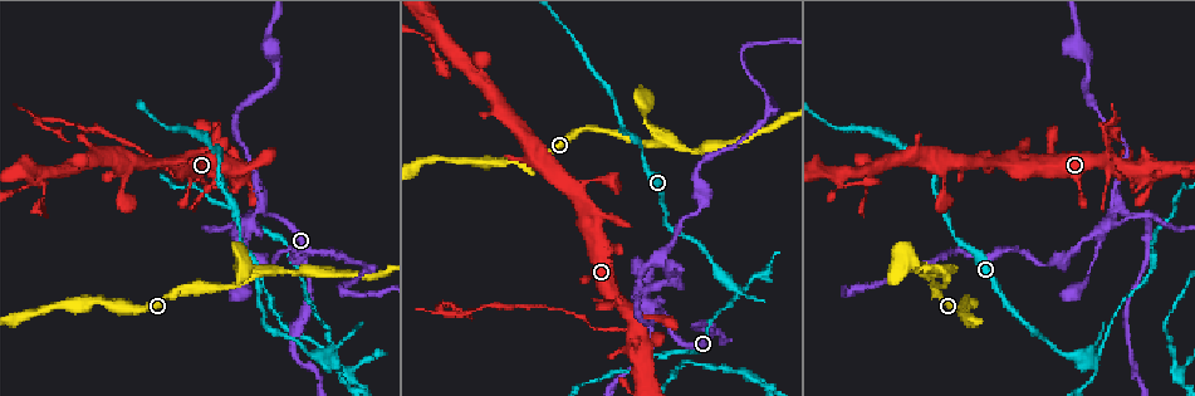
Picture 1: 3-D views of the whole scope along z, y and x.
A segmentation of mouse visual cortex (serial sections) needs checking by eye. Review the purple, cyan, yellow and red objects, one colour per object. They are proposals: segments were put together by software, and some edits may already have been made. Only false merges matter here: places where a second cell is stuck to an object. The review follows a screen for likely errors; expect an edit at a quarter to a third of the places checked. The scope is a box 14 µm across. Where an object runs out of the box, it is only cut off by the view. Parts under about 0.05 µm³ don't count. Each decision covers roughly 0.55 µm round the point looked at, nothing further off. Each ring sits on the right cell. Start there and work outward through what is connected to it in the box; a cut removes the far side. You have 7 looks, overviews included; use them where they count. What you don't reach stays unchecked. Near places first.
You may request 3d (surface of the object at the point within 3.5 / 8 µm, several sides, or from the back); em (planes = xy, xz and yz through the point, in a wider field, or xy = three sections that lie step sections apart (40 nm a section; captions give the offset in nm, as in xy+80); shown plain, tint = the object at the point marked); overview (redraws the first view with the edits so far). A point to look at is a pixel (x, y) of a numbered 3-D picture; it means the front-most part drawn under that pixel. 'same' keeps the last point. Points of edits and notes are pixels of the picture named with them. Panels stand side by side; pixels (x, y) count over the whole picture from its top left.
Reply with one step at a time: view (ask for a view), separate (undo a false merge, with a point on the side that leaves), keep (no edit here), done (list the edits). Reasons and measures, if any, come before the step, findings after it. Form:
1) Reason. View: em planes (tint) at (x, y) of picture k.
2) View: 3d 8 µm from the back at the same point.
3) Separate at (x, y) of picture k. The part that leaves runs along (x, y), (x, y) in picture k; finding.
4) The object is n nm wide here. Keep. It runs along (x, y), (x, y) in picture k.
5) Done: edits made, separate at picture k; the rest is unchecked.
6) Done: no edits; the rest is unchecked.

Three-way junction. View: 3d 3.5 µm at (728, 281) of picture 1.

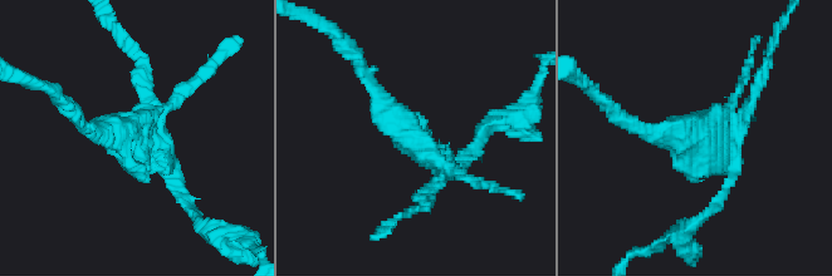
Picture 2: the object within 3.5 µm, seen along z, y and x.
Now the EM. View: em planes (plain) at (702, 130) of picture 2.

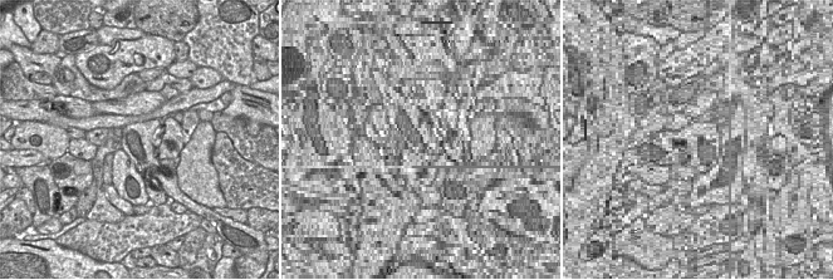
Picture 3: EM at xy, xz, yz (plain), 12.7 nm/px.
With the object marked. View: em planes (tint) at the same point.

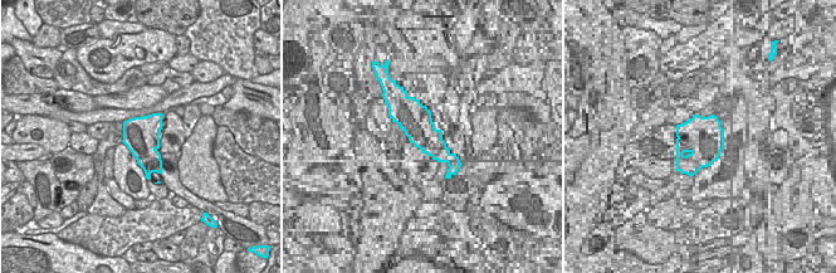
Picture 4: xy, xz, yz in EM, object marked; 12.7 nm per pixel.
Separate at (146, 74) of picture 2. The part that leaves runs along (735, 116), (758, 88), (778, 30) in picture 2; a second cell is stuck on.

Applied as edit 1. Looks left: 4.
Sharp bend. View: 3d 3.5 µm at (265, 210) of picture 1.

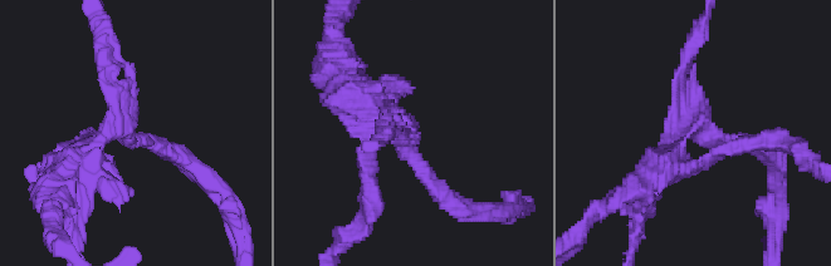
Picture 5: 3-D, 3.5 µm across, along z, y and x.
3 arms meet here; the arms are 150, 200, 350 nm wide. View: em planes (tint) at (405, 129) of picture 5.

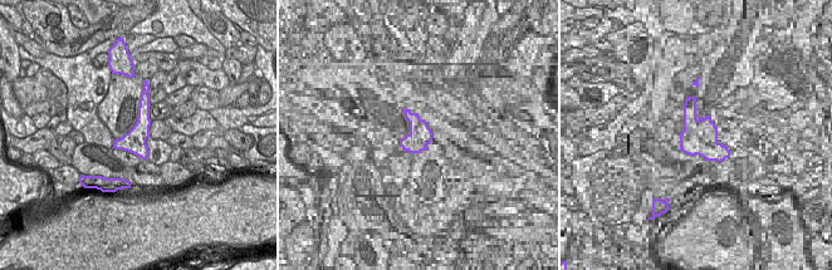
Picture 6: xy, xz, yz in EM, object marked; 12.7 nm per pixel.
View: em xy step 1 (tint) at the same point.

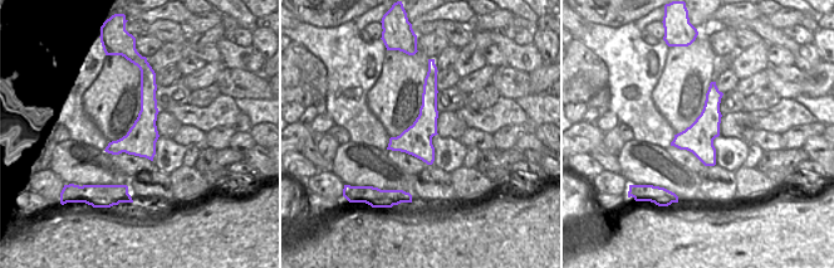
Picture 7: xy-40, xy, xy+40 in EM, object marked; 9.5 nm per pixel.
The object is 280 nm wide here. Separate at (370, 162) of picture 5. The part that leaves runs along (370, 104), (335, 75), (335, 24) in picture 5; a second cell is stuck on.

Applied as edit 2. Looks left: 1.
Done: edits made, separate at picture 2, separate at picture 5; the rest is unchecked.

